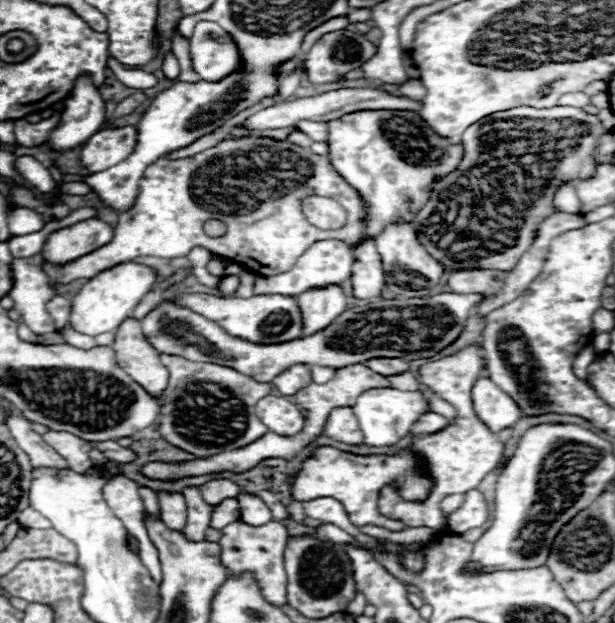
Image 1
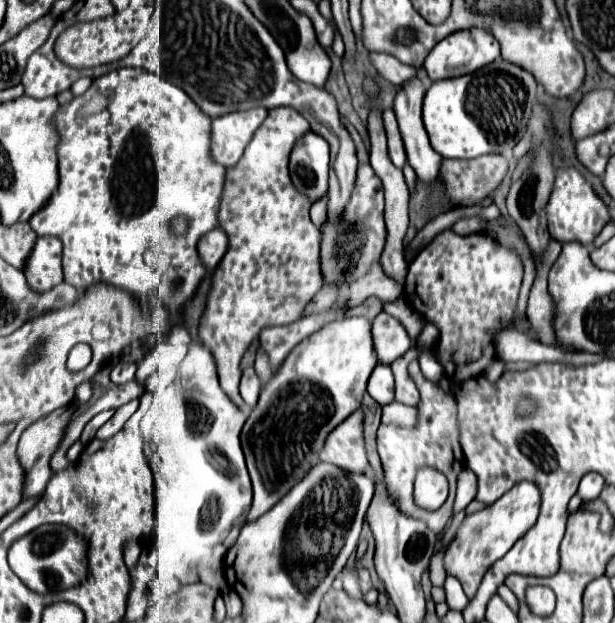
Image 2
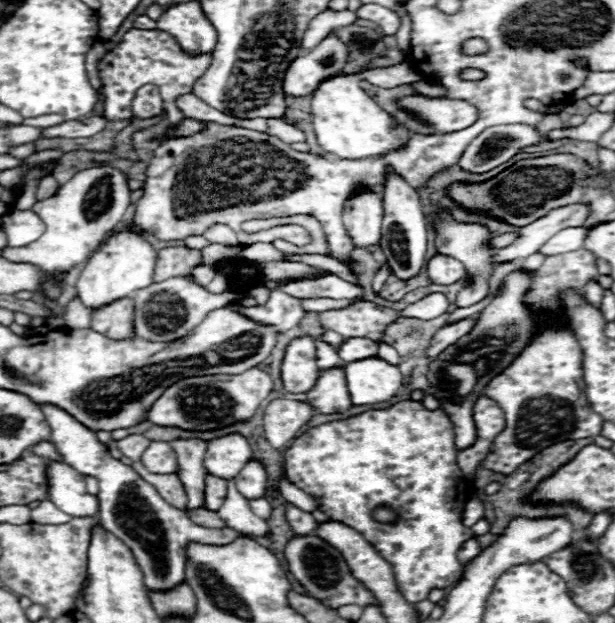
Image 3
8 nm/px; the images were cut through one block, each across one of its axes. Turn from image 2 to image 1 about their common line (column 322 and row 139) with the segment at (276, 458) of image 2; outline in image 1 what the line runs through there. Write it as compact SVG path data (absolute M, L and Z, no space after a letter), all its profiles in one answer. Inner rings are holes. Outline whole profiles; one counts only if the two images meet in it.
M364 110L352 112L352 116L344 116L340 120L330 120L328 122L328 158L334 166L334 170L350 184L354 186L360 196L370 206L370 220L364 238L376 238L388 222L394 218L404 218L404 220L414 220L416 212L426 204L430 190L432 190L432 180L436 174L450 174L452 170L458 168L462 160L462 144L454 146L446 138L440 138L438 134L428 128L428 124L420 118L420 114L414 111L402 110Z

